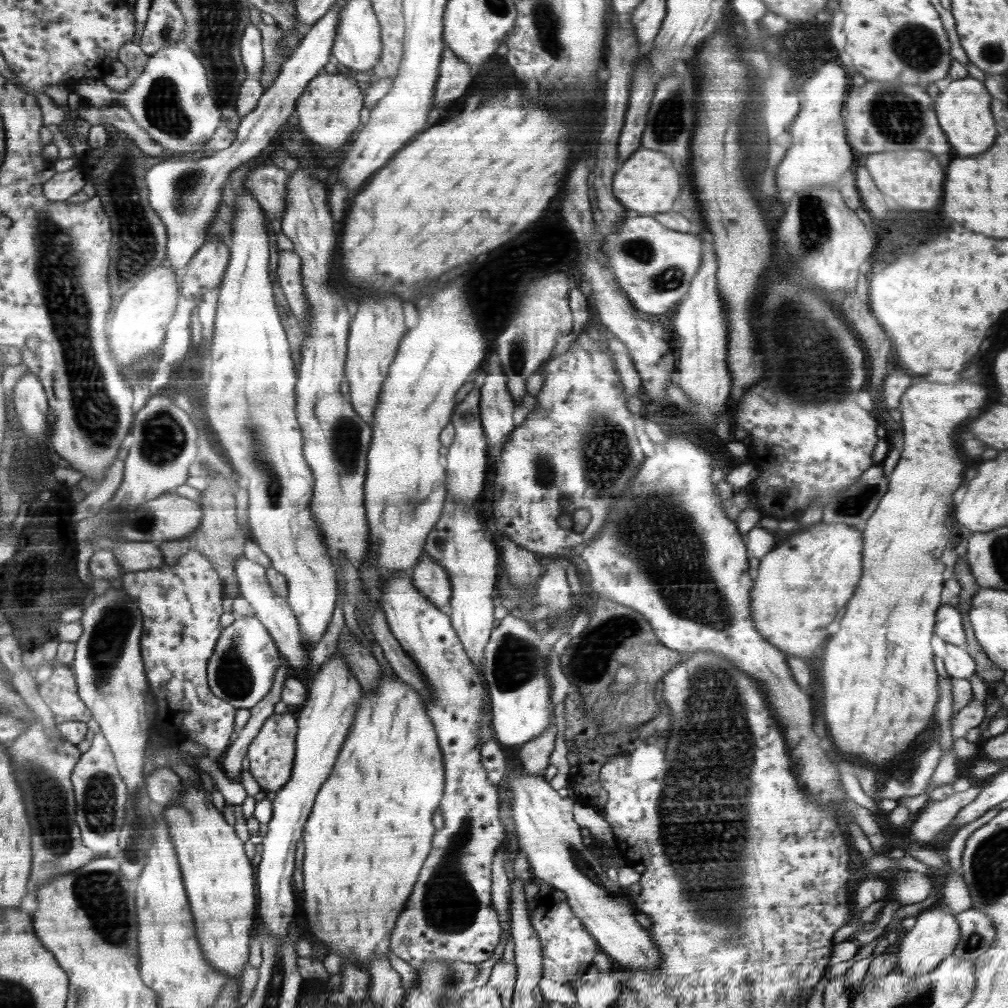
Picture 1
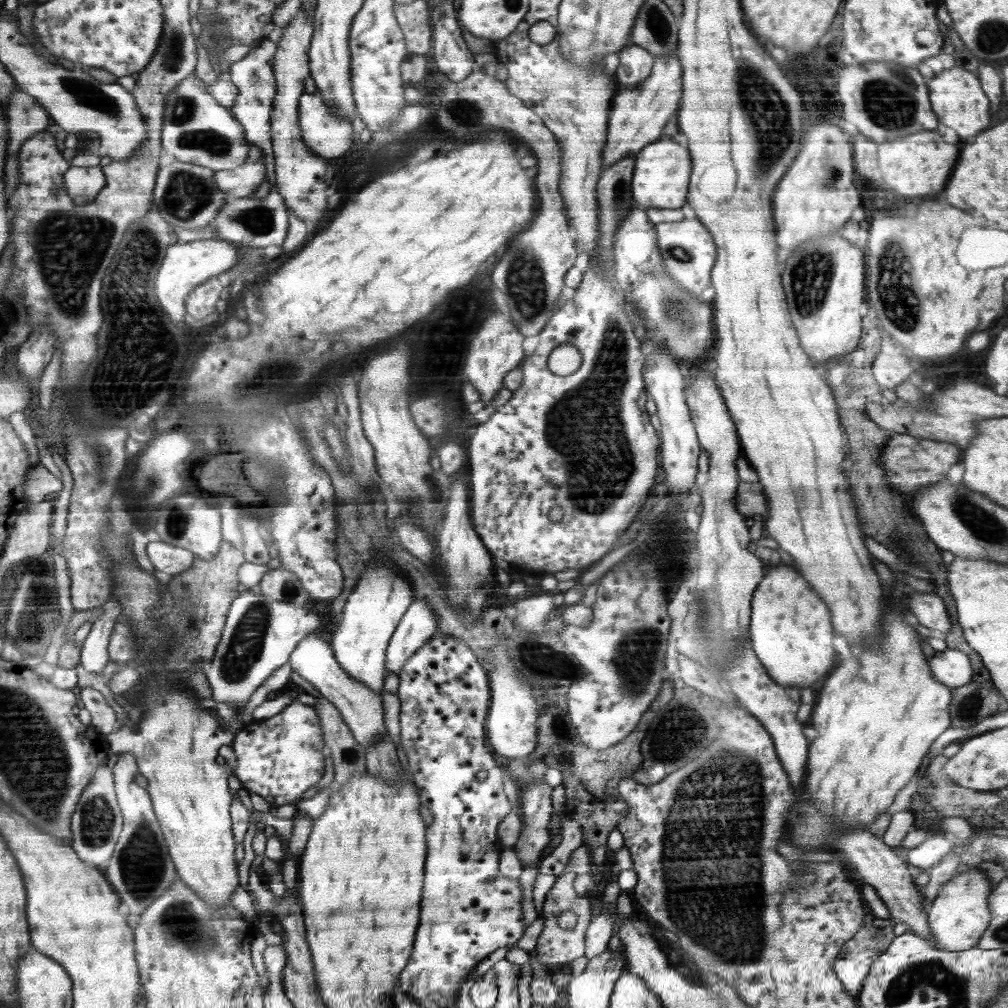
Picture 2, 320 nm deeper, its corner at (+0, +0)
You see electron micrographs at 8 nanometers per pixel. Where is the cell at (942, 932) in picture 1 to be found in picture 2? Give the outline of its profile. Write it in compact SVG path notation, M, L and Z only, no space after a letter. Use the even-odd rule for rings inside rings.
M970 867L963 873L955 874L928 906L928 930L933 936L931 944L950 952L976 947L992 918L988 904L991 891L989 878L978 867Z

